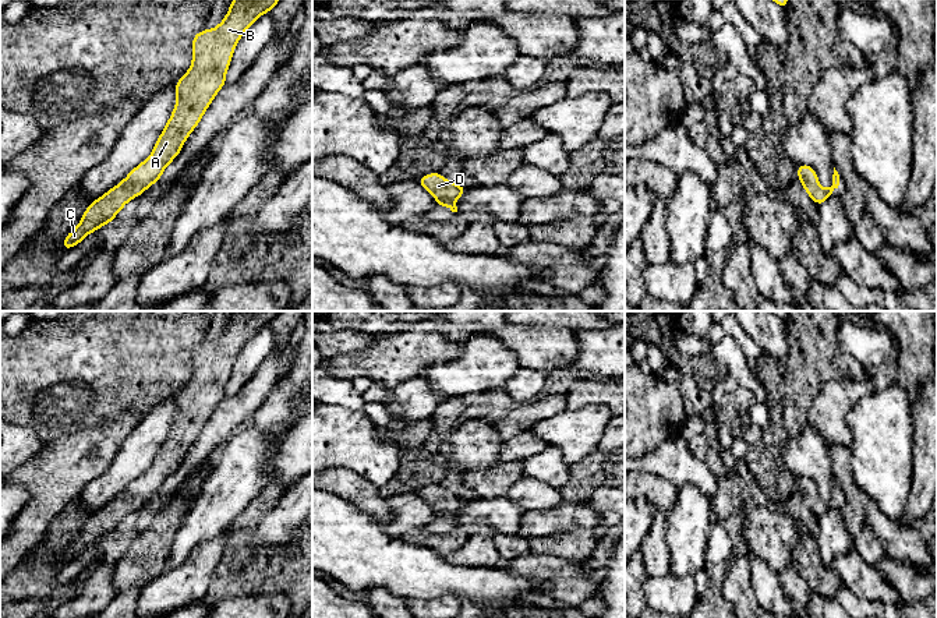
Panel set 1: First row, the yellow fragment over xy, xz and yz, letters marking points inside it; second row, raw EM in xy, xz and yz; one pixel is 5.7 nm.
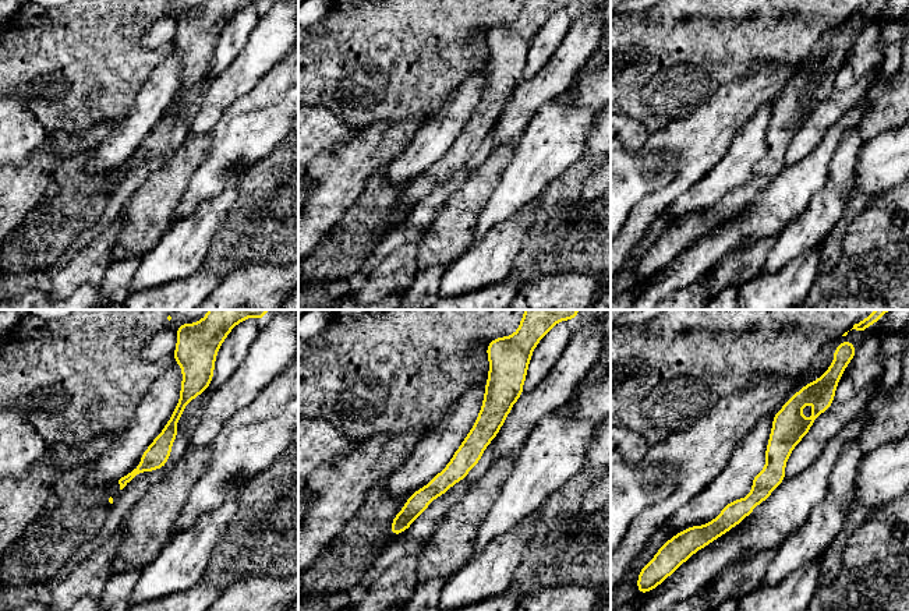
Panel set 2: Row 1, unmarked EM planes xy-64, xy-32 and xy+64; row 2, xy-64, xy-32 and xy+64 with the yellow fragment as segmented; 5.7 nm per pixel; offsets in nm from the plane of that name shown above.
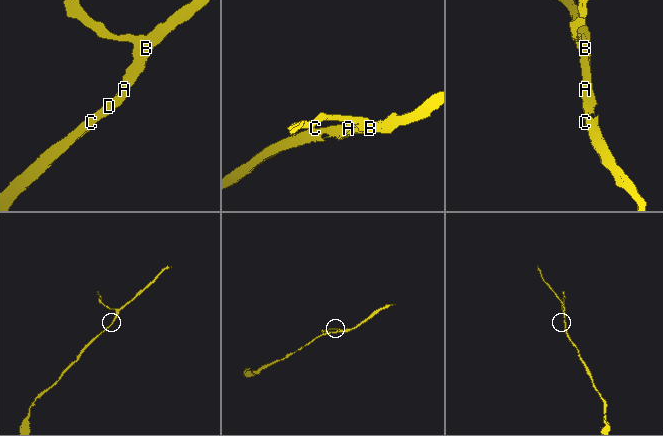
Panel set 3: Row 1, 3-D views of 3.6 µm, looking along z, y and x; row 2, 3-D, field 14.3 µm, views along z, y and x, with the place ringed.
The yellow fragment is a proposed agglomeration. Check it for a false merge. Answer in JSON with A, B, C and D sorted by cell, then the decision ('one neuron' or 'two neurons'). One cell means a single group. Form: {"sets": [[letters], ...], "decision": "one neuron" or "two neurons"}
{"sets": [["A", "B", "C", "D"]], "decision": "one neuron"}

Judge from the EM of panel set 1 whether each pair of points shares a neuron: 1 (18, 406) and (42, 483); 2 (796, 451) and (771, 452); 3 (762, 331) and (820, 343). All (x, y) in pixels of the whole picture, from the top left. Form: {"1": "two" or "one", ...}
{"1": "two", "2": "two", "3": "two"}

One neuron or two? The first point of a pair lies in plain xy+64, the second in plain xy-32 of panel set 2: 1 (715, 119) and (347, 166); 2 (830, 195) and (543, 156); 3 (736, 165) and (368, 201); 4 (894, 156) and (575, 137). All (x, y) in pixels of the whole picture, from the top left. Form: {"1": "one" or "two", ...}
{"1": "one", "2": "one", "3": "two", "4": "two"}

